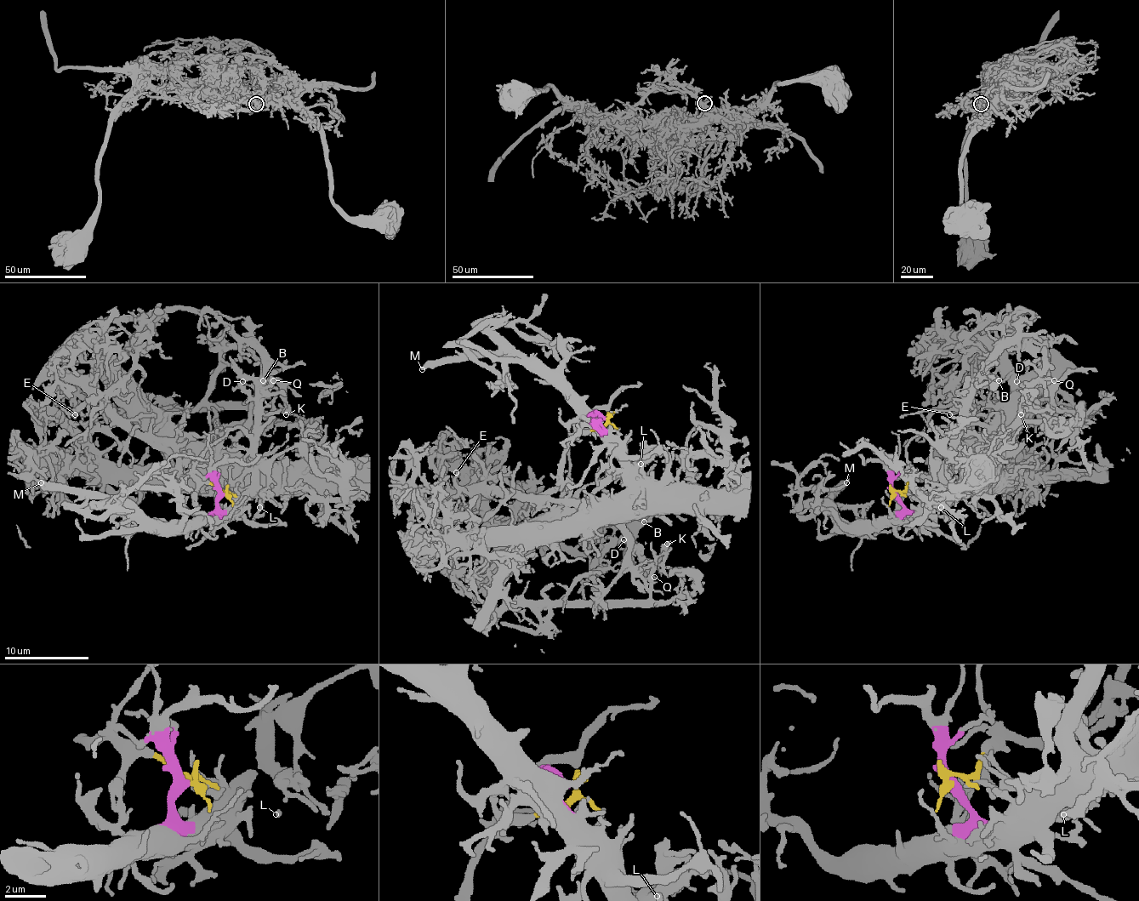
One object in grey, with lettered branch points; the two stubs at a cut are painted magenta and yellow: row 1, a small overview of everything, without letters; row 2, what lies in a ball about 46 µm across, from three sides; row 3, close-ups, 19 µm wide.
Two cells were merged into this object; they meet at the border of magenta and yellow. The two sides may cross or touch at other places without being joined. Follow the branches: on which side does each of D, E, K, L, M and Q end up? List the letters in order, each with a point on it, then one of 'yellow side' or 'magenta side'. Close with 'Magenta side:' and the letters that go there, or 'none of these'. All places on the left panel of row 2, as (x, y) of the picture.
D: (242, 381) | magenta side
E: (75, 414) | yellow side
K: (286, 414) | magenta side
L: (259, 507) | magenta side
M: (41, 482) | magenta side
Q: (273, 380) | magenta side
Magenta side: D, K, L, M, Q

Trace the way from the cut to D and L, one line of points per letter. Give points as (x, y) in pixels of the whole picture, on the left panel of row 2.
D: (223, 495), (223, 510), (247, 487), (247, 461), (236, 451), (236, 436), (251, 421), (255, 391), (242, 381)
L: (223, 495), (219, 505), (223, 510), (238, 510), (253, 495), (259, 495), (259, 507)

